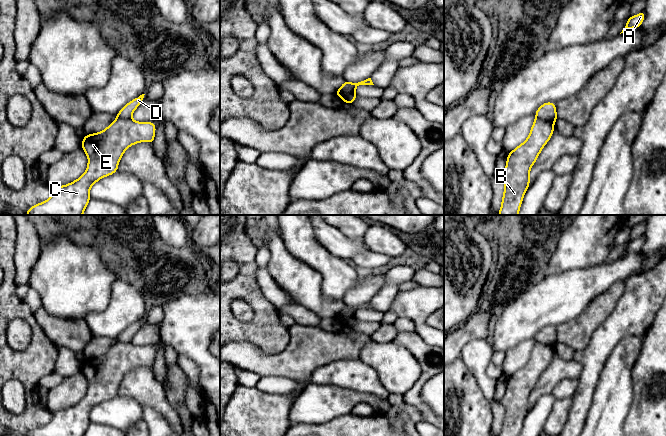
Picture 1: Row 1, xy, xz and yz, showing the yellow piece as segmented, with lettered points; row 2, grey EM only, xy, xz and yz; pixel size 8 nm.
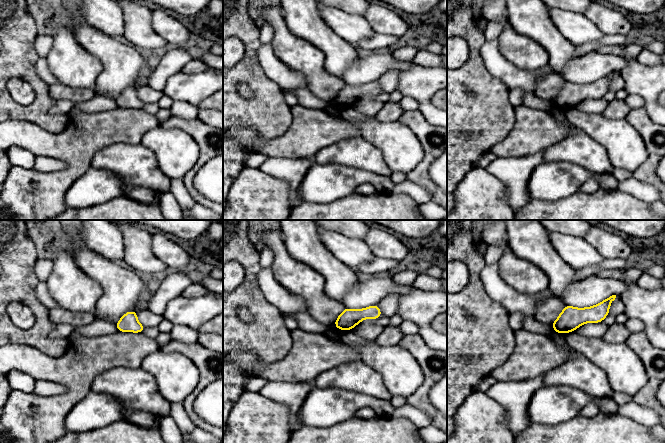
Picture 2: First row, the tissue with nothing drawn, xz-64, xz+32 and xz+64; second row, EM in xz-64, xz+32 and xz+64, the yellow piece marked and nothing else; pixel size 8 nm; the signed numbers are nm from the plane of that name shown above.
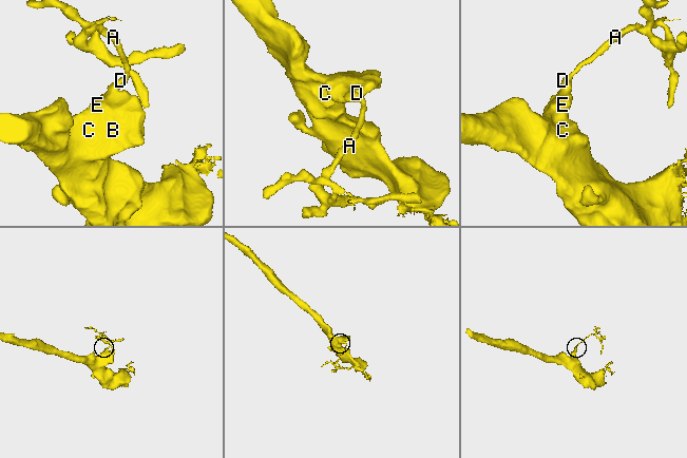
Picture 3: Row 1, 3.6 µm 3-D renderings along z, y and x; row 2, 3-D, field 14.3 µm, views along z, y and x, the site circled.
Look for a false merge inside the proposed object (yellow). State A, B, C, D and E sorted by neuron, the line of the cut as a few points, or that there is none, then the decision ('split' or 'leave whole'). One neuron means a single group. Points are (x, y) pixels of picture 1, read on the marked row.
A D / B C E; cut in yz along (536, 117), (553, 123); split

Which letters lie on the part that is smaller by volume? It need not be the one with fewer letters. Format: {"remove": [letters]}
{"remove": ["A", "D"]}

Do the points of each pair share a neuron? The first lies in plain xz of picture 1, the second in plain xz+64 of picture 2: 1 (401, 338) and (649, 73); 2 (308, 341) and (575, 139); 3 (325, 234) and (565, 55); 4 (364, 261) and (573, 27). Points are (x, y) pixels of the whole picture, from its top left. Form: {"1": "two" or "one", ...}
{"1": "two", "2": "two", "3": "two", "4": "two"}

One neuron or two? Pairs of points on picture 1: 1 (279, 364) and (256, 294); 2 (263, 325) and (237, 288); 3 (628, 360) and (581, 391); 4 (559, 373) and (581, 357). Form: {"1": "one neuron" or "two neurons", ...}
{"1": "two neurons", "2": "one neuron", "3": "two neurons", "4": "two neurons"}

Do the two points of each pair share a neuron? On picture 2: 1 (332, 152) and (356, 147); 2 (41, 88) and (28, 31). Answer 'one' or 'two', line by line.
1: one
2: one

